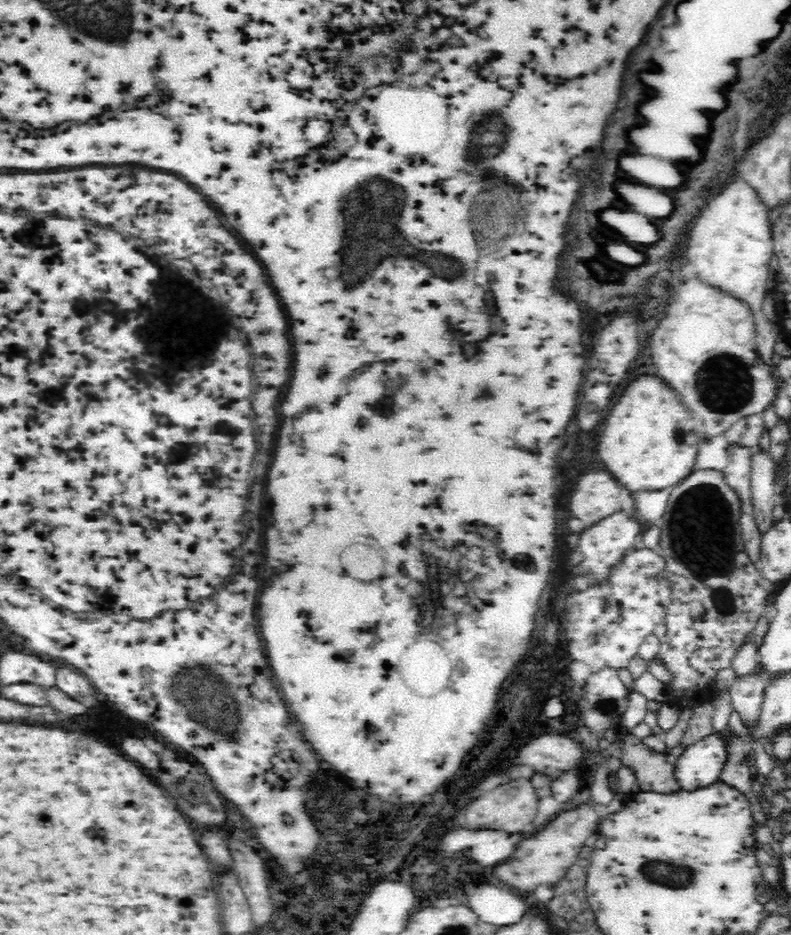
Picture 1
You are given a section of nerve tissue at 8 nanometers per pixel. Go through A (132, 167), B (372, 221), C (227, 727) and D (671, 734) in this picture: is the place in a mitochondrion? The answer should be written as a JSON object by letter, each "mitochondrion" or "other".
{"A":"other","B":"mitochondrion","C":"mitochondrion","D":"other"}

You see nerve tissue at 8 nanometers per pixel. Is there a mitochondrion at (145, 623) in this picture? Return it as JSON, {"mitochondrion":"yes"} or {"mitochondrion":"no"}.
{"mitochondrion":"no"}

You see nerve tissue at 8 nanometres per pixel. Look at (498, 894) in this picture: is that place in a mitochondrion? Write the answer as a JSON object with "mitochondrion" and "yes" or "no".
{"mitochondrion":"no"}

